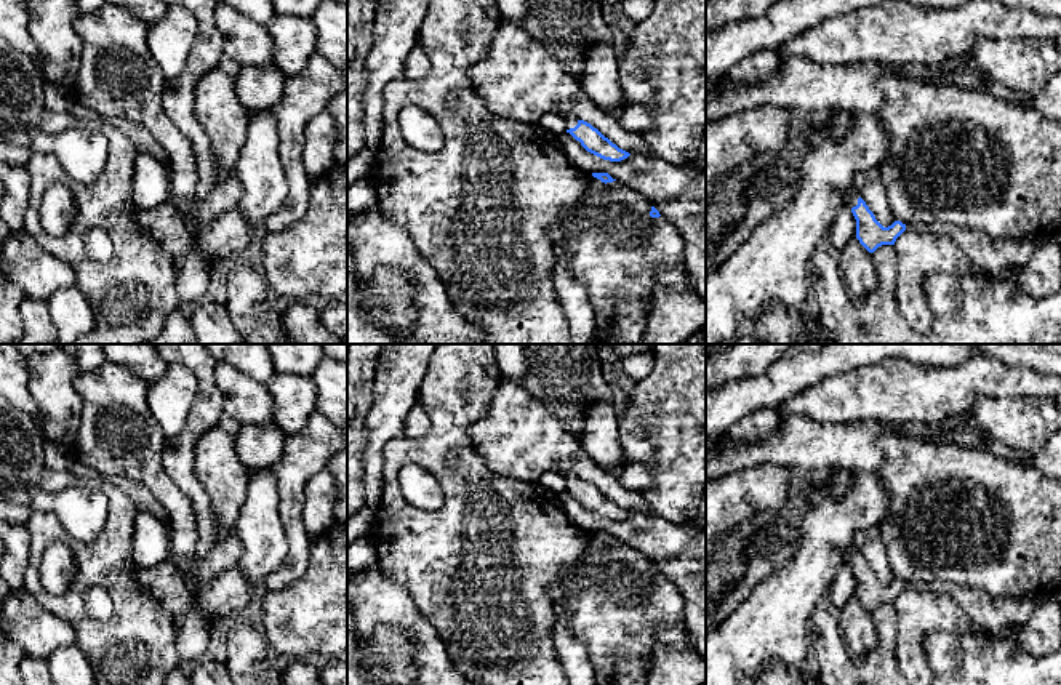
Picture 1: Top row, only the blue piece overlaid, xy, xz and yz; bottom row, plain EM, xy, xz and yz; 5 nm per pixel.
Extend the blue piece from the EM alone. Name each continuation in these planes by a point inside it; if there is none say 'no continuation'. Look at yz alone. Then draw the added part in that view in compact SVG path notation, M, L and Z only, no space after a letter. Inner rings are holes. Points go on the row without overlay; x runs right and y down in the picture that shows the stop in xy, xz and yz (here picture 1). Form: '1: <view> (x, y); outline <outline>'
1: yz (850, 556); outline M847 549L845 554L845 563L853 567L858 563L858 557L859 557L859 552L858 551L851 551L851 549Z

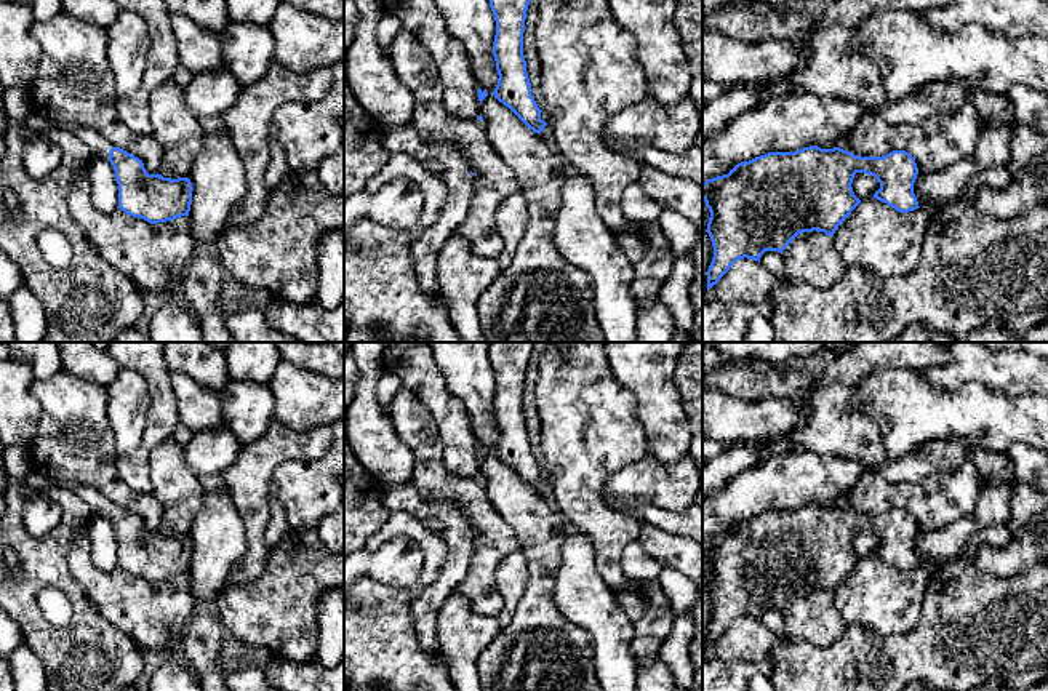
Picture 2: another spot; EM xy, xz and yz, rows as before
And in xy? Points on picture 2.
1: xy (96, 501); outline M64 483L72 489L91 510L91 515L106 515L109 517L110 507L115 505L109 497L106 497L96 488L86 485Z

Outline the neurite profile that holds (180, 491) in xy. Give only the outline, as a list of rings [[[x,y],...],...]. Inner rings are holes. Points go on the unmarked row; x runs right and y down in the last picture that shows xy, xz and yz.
[[[168,438],[149,453],[154,496],[162,504],[158,533],[163,536],[189,536],[203,505],[205,489],[198,477],[187,467],[184,446]]]

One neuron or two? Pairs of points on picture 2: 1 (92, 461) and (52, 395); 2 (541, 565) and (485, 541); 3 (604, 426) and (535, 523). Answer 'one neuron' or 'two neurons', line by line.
1: one neuron
2: two neurons
3: two neurons

